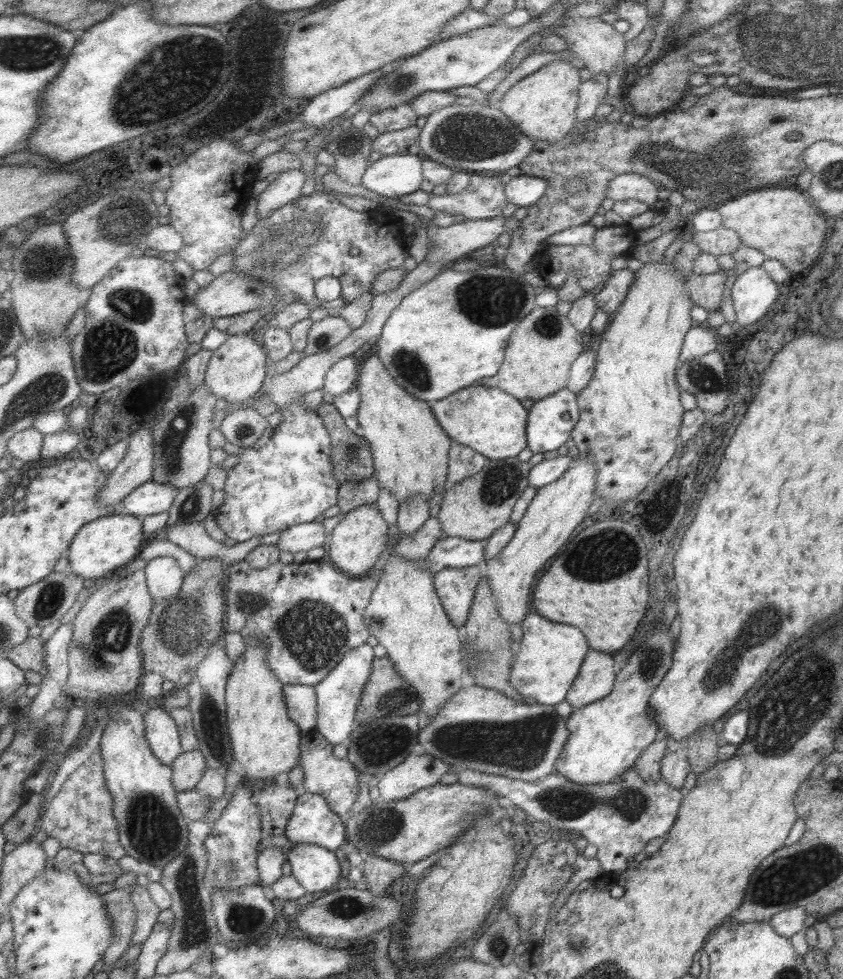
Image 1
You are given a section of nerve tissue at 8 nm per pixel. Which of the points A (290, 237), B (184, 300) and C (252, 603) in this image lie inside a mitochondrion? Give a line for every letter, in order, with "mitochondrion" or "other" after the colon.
A: mitochondrion
B: other
C: mitochondrion

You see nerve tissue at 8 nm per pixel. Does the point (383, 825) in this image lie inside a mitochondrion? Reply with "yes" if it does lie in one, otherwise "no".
yes

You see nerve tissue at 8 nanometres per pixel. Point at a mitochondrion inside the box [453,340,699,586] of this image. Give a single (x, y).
(606, 562)

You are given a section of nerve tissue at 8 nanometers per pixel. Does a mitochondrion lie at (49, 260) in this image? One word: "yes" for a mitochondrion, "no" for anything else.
yes

